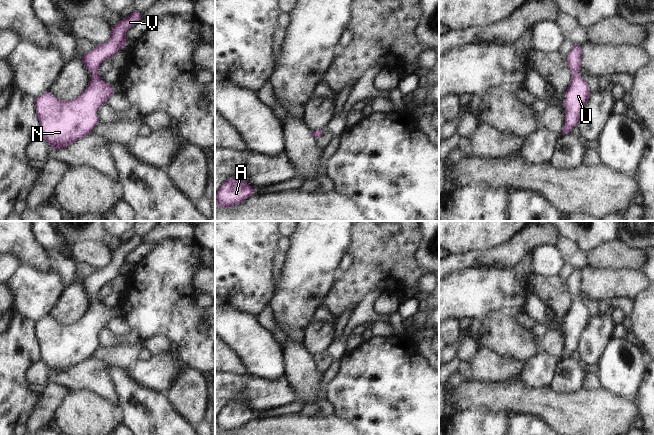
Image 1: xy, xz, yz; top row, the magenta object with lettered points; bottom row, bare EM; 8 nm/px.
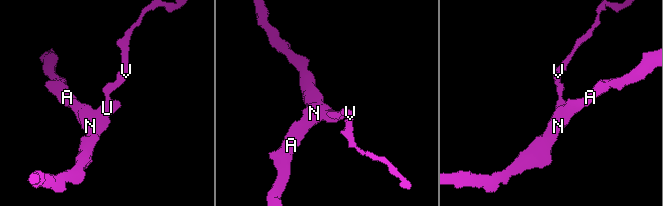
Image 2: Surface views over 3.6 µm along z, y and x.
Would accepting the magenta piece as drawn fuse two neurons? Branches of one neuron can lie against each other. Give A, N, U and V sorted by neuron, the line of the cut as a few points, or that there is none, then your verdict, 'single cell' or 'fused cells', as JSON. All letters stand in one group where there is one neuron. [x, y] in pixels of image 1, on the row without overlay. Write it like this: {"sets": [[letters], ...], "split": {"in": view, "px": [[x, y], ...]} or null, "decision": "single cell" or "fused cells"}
{"sets": [["A", "N", "U", "V"]], "split": null, "decision": "single cell"}

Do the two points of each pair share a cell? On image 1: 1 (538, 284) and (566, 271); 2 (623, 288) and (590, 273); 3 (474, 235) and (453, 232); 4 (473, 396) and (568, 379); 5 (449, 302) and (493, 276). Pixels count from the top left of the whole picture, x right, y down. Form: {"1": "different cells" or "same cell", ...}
{"1": "different cells", "2": "same cell", "3": "same cell", "4": "different cells", "5": "same cell"}

